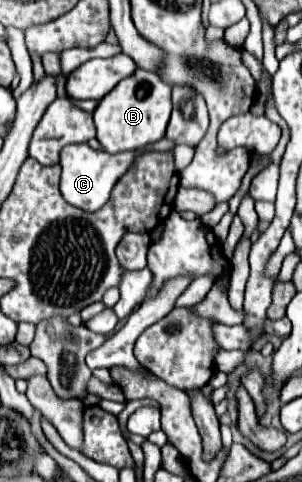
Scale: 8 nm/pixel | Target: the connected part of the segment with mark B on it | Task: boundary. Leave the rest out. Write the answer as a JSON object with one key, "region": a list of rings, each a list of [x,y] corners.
{"region":[[[136,70],[132,76],[122,80],[114,92],[108,92],[94,110],[96,138],[102,148],[110,154],[142,150],[148,144],[158,142],[166,134],[170,120],[172,102],[170,102],[170,84],[166,84],[156,72]]]}

